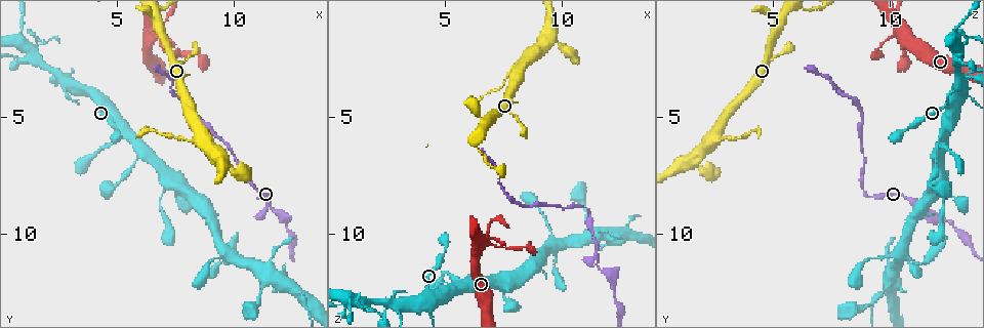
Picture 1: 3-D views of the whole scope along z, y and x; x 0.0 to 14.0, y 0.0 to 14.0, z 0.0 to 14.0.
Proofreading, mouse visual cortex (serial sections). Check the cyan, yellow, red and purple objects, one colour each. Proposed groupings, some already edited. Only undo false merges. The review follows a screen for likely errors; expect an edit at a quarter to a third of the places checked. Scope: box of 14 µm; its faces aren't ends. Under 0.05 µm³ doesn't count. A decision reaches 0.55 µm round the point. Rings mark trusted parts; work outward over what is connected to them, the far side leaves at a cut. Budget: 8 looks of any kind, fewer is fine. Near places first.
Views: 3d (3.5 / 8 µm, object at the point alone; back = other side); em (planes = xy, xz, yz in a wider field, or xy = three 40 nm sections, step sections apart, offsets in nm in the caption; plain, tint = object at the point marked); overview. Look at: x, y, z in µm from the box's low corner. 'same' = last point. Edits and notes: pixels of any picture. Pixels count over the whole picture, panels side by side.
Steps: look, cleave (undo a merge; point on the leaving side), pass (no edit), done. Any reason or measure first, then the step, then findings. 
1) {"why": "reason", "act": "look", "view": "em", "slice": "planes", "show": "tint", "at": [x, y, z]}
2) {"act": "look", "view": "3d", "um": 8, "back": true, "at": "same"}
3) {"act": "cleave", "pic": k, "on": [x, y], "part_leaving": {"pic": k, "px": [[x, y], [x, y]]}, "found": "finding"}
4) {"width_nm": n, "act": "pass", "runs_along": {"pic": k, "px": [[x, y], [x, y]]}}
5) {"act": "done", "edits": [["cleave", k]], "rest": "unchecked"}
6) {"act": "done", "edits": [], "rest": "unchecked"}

{"why": "sudden change in width", "act": "look", "view": "3d", "um": 3.5, "at": [8.5, 6.0, 2.5]}

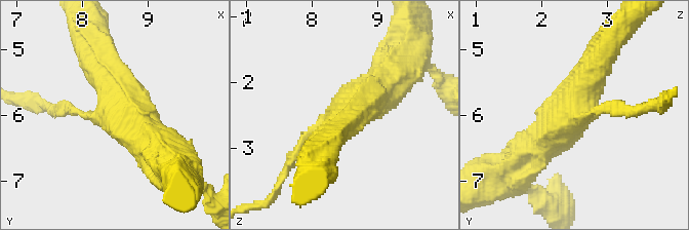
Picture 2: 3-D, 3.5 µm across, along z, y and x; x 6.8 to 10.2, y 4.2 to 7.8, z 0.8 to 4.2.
{"arms": 3, "arm_widths_nm": [150, 400, 600], "why": "shape alone is not enough", "act": "look", "view": "em", "slice": "planes", "show": "tint", "at": [8.45, 5.90, 2.55]}

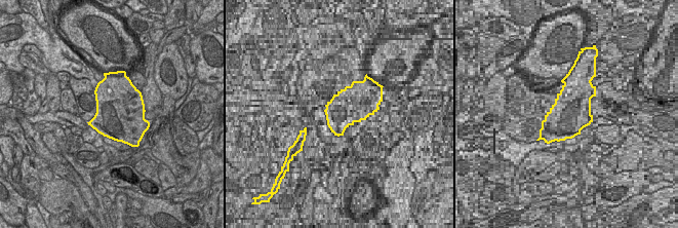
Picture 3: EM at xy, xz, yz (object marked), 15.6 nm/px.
{"act": "cleave", "pic": 2, "on": [58, 112], "part_leaving": {"pic": 2, "px": [[87, 116], [34, 101]]}, "found": "a second cell is stuck on"}

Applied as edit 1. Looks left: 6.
{"act": "look", "view": "overview"}

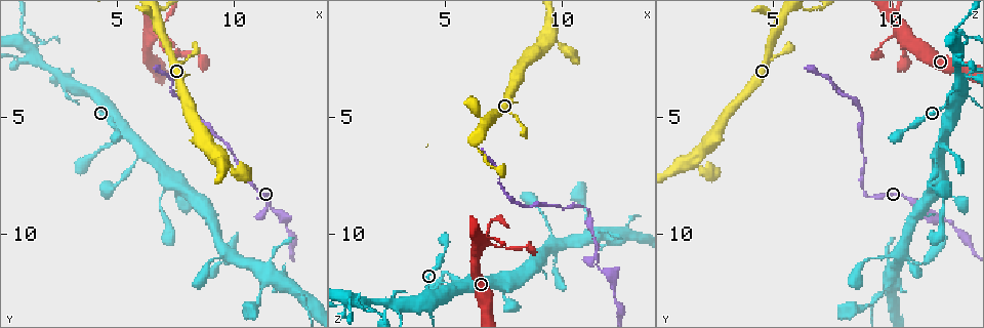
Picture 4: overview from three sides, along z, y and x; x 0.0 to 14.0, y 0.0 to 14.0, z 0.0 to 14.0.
{"why": "small branch off a trunk", "act": "look", "view": "3d", "um": 8, "at": [12.8, 12.5, 9.5]}

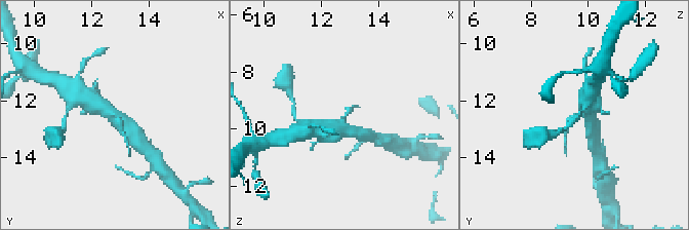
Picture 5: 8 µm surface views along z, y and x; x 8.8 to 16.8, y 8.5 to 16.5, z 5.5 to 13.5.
{"act": "look", "view": "3d", "um": 3.5, "back": true, "at": [12.8, 12.5, 9.6]}

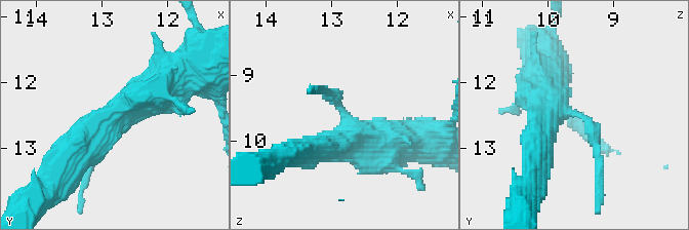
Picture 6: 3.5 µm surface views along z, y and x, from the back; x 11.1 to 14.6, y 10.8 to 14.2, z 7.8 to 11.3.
{"arm_widths_nm": [150, 450, 500], "act": "pass", "runs_along": {"pic": 6, "px": [[150, 92], [106, 121], [89, 171]]}, "found": "all the same cell"}

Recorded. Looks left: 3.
{"why": "four arms meet", "act": "look", "view": "3d", "um": 3.5, "at": [1.5, 2.4, 13.0]}

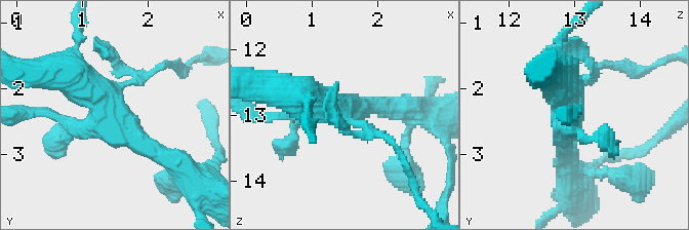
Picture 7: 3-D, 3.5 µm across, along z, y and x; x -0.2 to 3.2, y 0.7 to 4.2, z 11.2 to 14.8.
{"arms": 4, "arm_widths_nm": [100, 200, 300, 500], "why": "now the EM", "act": "look", "view": "em", "slice": "xy", "step": 1, "show": "tint", "at": [1.50, 2.40, 12.90]}

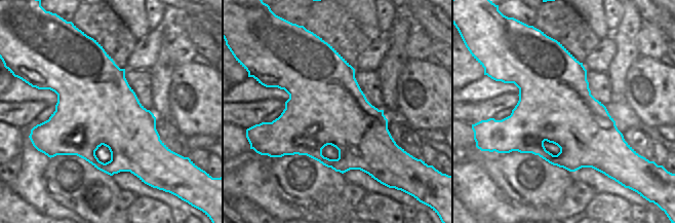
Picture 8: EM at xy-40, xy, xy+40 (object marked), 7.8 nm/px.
{"act": "look", "view": "em", "slice": "xy", "step": 3, "show": "tint", "at": "same"}

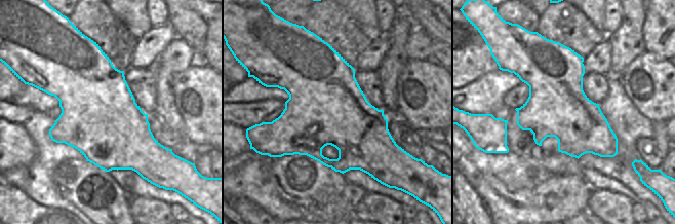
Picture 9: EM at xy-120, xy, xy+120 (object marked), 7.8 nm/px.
{"act": "cleave", "pic": 7, "on": [574, 48], "part_leaving": {"pic": 7, "px": [[131, 81], [109, 56]]}, "found": "two cells meet here"}

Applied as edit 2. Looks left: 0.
{"act": "done", "edits": [["cleave", 2], ["cleave", 7]], "rest": "unchecked"}

